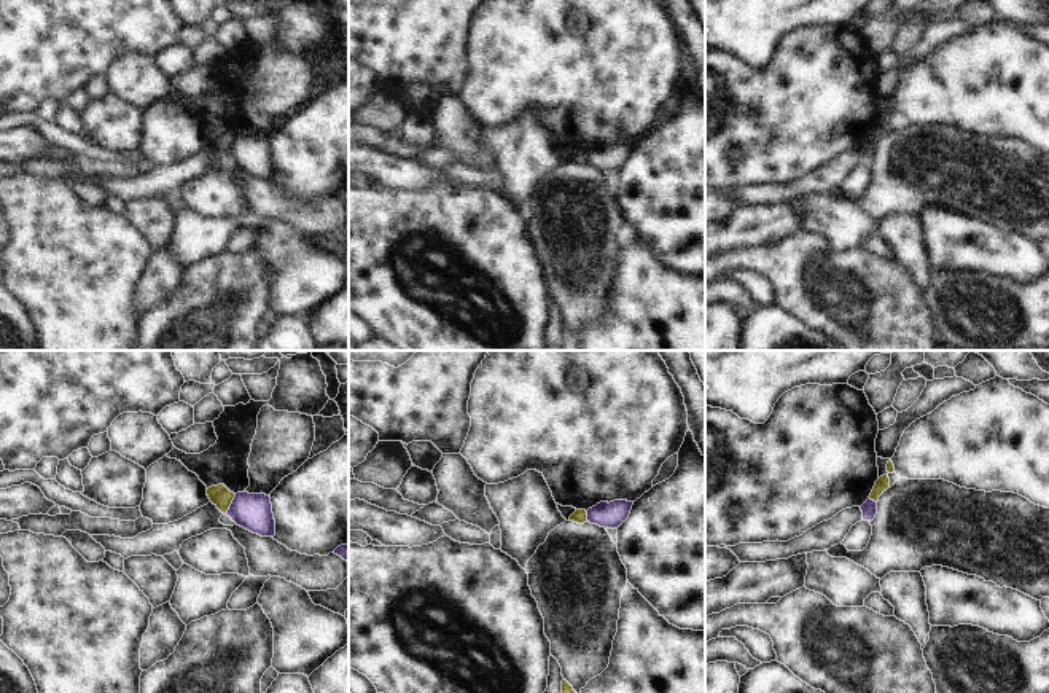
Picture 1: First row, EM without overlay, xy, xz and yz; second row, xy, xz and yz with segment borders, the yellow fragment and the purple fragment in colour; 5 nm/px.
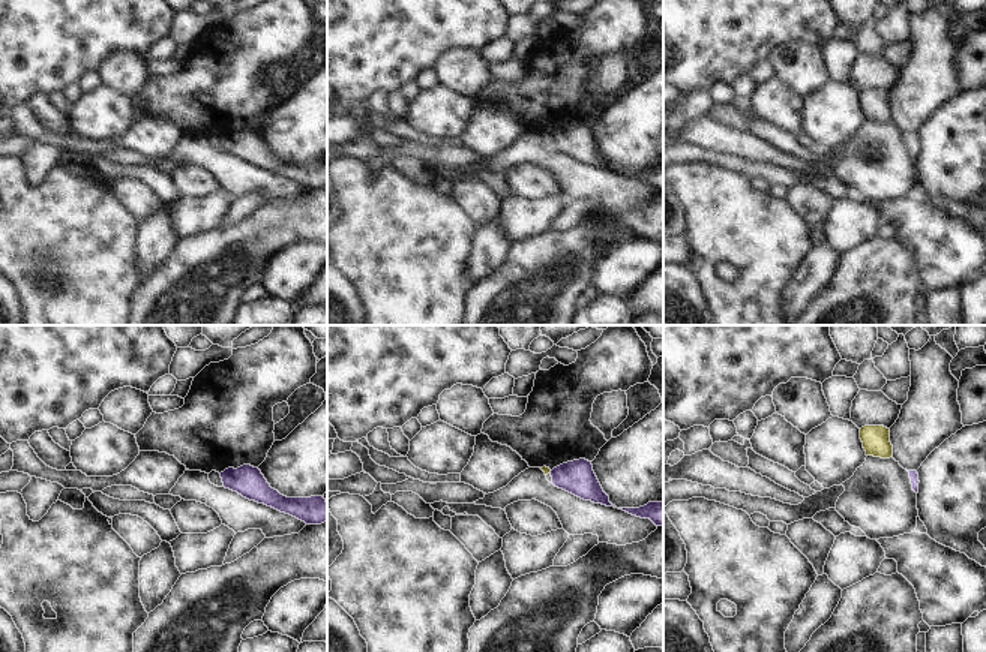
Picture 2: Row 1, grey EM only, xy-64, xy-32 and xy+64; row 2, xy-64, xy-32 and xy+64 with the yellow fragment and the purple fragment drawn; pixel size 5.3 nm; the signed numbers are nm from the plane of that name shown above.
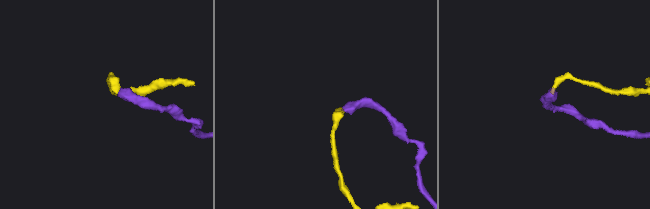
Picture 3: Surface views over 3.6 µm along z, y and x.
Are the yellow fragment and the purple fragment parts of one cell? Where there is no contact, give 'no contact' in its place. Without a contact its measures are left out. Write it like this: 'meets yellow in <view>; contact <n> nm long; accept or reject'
meets yellow in xy; contact 120 nm long; reject

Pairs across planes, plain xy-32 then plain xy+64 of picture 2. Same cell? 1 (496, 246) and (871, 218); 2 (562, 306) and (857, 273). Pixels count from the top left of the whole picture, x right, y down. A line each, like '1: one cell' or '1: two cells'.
1: two cells
2: one cell

